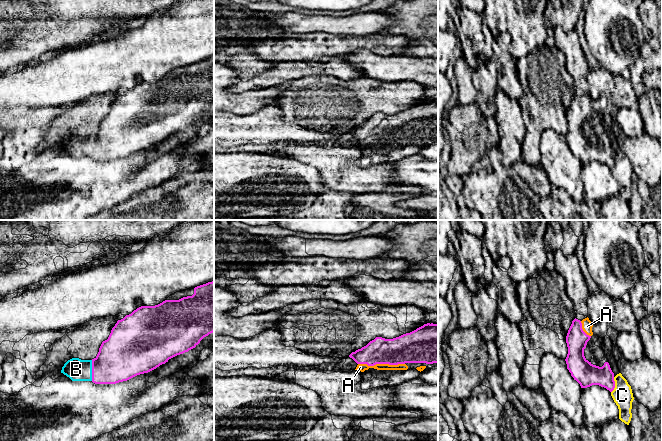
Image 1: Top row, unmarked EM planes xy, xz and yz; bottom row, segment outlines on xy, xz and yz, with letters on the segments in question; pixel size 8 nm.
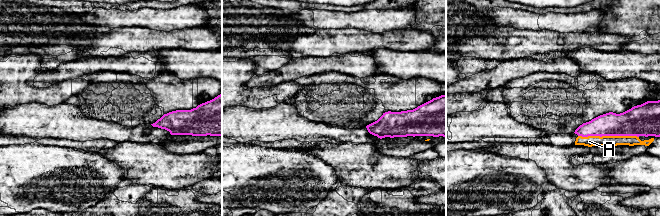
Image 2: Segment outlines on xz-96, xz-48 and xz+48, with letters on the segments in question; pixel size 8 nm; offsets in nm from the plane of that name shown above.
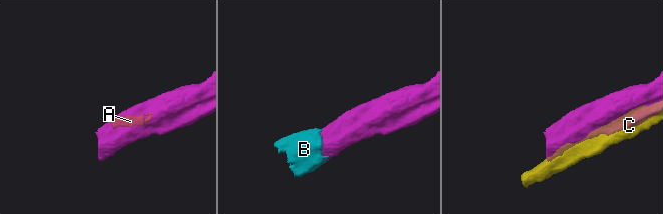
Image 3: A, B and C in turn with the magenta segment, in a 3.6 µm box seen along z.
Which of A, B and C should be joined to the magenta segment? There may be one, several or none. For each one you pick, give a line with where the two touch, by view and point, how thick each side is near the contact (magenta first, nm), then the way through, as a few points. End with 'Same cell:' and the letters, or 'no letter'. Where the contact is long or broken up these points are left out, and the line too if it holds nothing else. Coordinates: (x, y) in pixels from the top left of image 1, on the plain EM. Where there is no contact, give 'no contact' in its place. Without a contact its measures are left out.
A: contact xz (381, 139); calibres 240 and 60 nm
B: contact xy (92, 146); calibres 360 and 180 nm
Same cell: A, B

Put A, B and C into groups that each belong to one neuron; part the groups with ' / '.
A B / C

